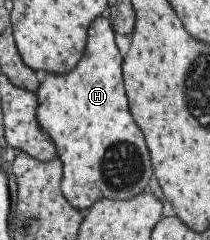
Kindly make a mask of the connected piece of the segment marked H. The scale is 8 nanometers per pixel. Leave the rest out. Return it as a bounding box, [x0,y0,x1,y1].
[36,16,151,213]

